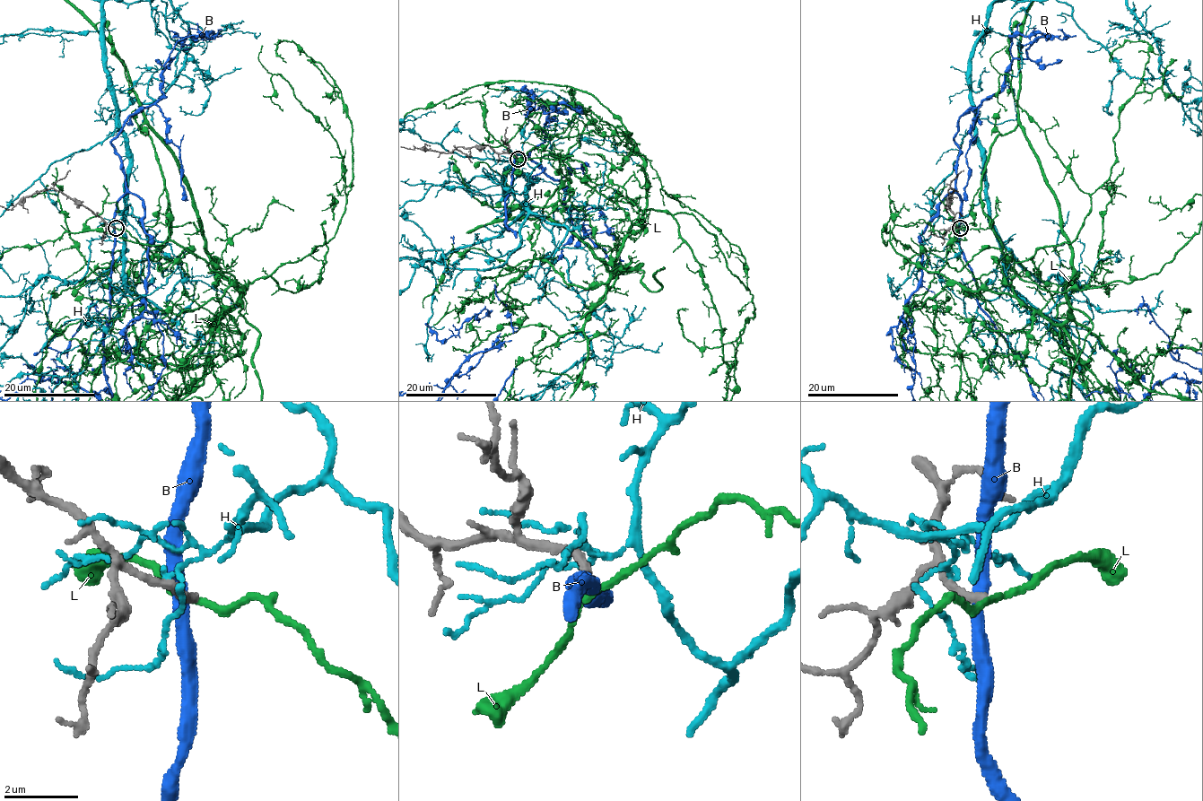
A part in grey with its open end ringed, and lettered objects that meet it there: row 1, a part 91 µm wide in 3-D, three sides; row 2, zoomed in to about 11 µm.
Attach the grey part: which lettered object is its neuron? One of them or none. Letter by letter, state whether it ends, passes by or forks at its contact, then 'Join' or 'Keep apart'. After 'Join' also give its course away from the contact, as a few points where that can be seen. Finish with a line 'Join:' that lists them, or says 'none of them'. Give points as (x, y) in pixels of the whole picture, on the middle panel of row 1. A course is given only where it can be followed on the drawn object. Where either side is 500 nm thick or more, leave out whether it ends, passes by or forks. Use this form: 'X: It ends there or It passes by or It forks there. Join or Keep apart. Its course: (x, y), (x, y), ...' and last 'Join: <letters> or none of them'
B: It passes by. Keep apart
H: It passes by. Keep apart
L: It passes by. Keep apart
Join: none of them

